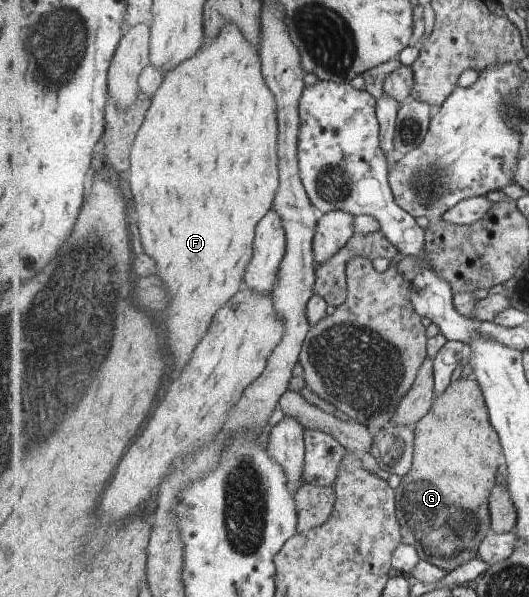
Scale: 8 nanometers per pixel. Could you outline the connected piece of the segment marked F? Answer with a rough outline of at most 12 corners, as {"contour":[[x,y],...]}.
{"contour":[[239,24],[165,73],[131,154],[185,368],[243,287],[279,110]]}

